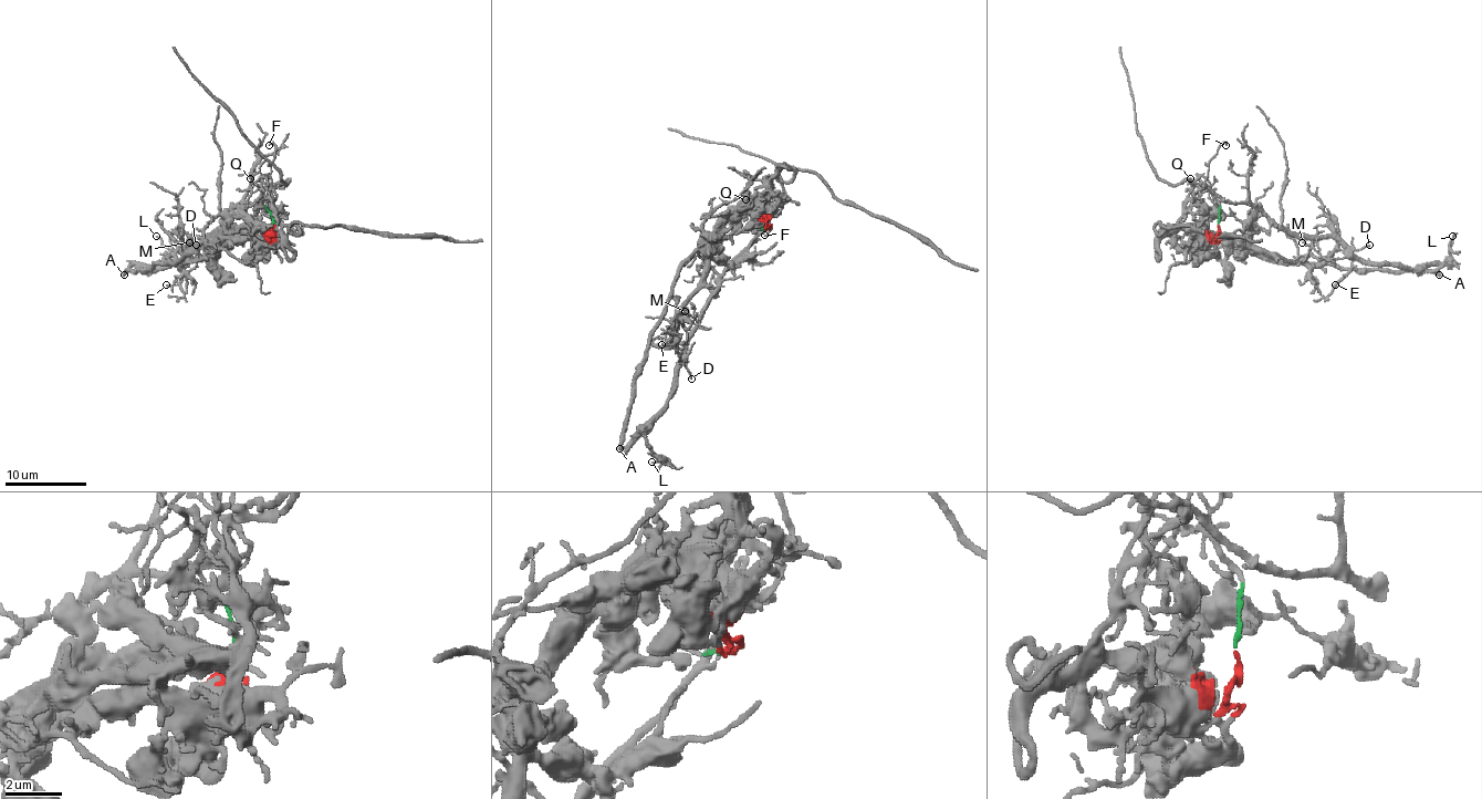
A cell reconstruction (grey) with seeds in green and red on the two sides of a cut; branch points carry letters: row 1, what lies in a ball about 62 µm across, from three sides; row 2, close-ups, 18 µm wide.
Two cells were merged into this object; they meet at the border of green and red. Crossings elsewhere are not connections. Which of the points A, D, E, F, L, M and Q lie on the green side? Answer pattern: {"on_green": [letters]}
{"on_green": ["D", "E", "F", "L", "M", "Q"]}

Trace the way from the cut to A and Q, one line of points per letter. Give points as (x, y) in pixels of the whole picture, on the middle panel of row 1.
A: (771, 228), (761, 211), (747, 205), (730, 214), (681, 266), (667, 311), (635, 380), (635, 398), (618, 449)
Q: (771, 228), (759, 228), (759, 214), (752, 203), (744, 199)

